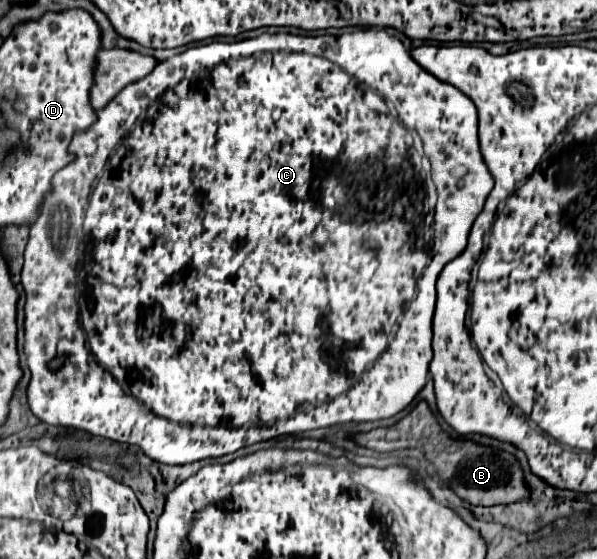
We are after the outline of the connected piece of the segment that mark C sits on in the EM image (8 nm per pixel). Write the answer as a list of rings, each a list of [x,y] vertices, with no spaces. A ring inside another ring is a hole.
[[[357,30],[341,36],[303,36],[279,32],[261,34],[257,38],[247,38],[231,44],[213,42],[207,46],[195,46],[159,62],[155,70],[143,80],[125,86],[103,110],[97,110],[97,122],[89,130],[75,134],[69,148],[77,156],[77,160],[55,174],[53,194],[45,200],[39,218],[29,230],[25,264],[21,272],[21,284],[27,298],[23,348],[31,370],[27,402],[31,412],[39,420],[51,426],[73,426],[95,436],[135,444],[155,462],[189,464],[203,458],[219,458],[237,452],[239,448],[283,434],[327,428],[343,422],[383,420],[409,406],[419,394],[419,390],[425,386],[429,376],[429,362],[433,358],[431,318],[437,300],[435,282],[443,266],[465,250],[469,230],[479,212],[483,210],[485,200],[493,188],[493,176],[489,174],[487,164],[483,162],[483,154],[479,150],[475,104],[467,96],[459,94],[459,90],[455,90],[451,84],[439,82],[433,74],[427,74],[427,70],[423,70],[411,58],[409,50],[399,38],[389,36],[383,30]],[[422,140],[425,156],[431,160],[431,176],[437,190],[431,260],[429,248],[421,246],[421,238],[419,246],[415,246],[415,234],[419,234],[419,226],[421,222],[425,222],[425,214],[417,212],[417,202],[413,202],[411,198],[411,190],[421,174],[421,156],[415,154],[413,147],[420,146],[419,142]],[[367,162],[371,162],[371,174],[363,170]],[[379,178],[387,178],[387,182],[391,182],[393,178],[393,184],[399,188],[399,198],[395,186],[391,186],[391,198],[395,200],[389,202],[387,198],[379,198]],[[79,230],[83,256],[79,264],[78,289]]]

